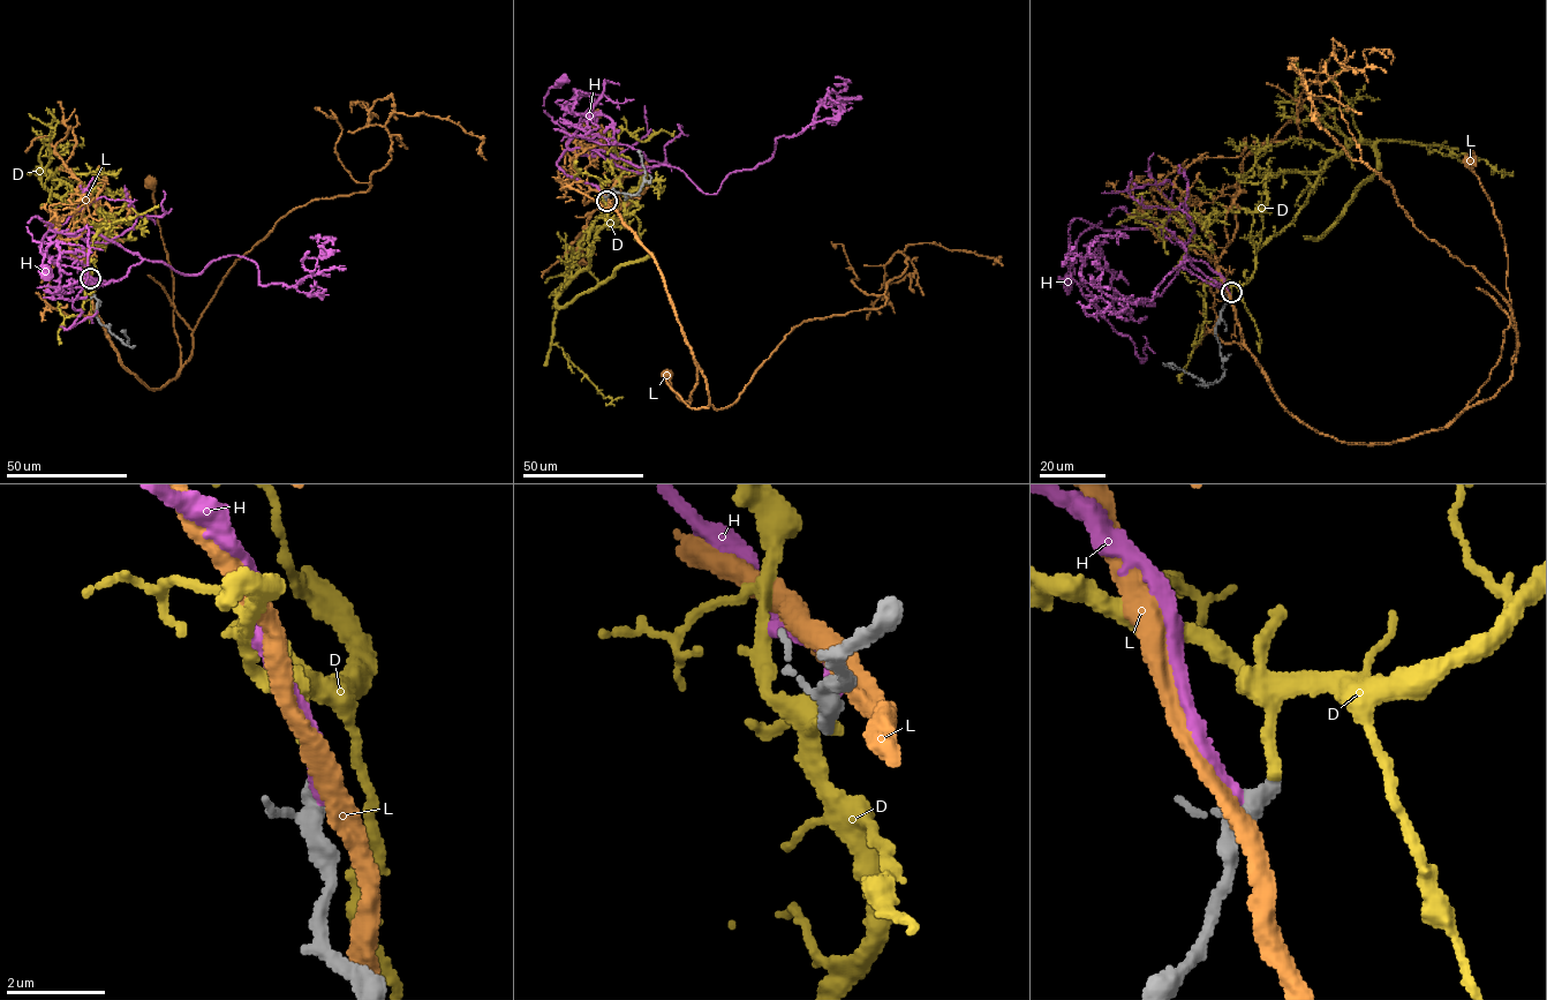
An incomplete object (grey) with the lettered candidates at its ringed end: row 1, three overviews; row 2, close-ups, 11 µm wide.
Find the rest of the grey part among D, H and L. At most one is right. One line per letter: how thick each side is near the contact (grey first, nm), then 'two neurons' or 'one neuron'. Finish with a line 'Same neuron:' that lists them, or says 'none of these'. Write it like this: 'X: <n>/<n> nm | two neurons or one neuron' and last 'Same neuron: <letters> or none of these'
D: 280/260 nm | one neuron
H: 360/240 nm | two neurons
L: 360/360 nm | two neurons
Same neuron: D

